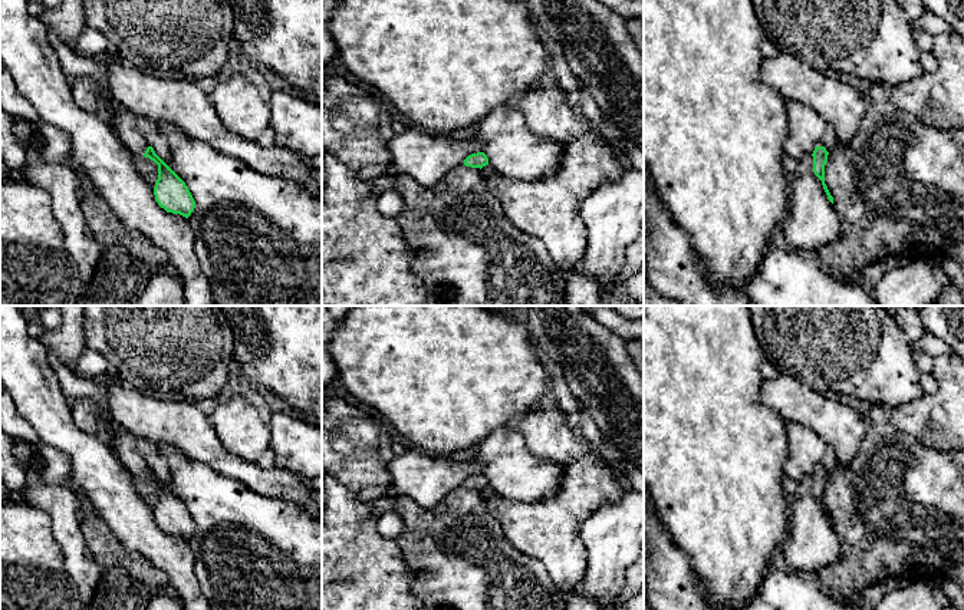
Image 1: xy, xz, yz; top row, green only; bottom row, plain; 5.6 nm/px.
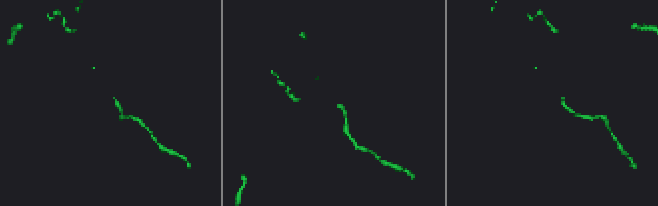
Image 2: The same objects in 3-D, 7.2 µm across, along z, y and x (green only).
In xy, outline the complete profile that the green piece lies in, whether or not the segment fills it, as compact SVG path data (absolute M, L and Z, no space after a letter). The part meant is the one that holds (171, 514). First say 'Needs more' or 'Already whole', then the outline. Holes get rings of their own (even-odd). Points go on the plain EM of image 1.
Needs more. M95 402L95 406L108 433L113 439L119 458L125 462L131 474L136 478L149 479L158 487L158 501L154 508L158 527L167 534L188 540L195 530L195 522L185 504L155 475L147 458L136 449L138 438L121 425L115 425L109 416L109 410L99 402Z

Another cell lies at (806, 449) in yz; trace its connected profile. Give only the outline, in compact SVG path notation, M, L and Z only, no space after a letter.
M786 423L787 461L783 477L799 482L803 477L813 475L826 454L826 442L812 429Z

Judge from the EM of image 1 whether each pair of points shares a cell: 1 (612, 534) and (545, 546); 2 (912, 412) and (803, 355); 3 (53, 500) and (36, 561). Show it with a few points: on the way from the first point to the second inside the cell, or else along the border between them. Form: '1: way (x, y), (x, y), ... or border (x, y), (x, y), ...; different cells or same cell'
1: border (596, 510), (581, 526), (584, 573); different cells
2: border (924, 393), (890, 409); different cells
3: border (22, 500), (49, 518), (52, 536), (61, 548); different cells

